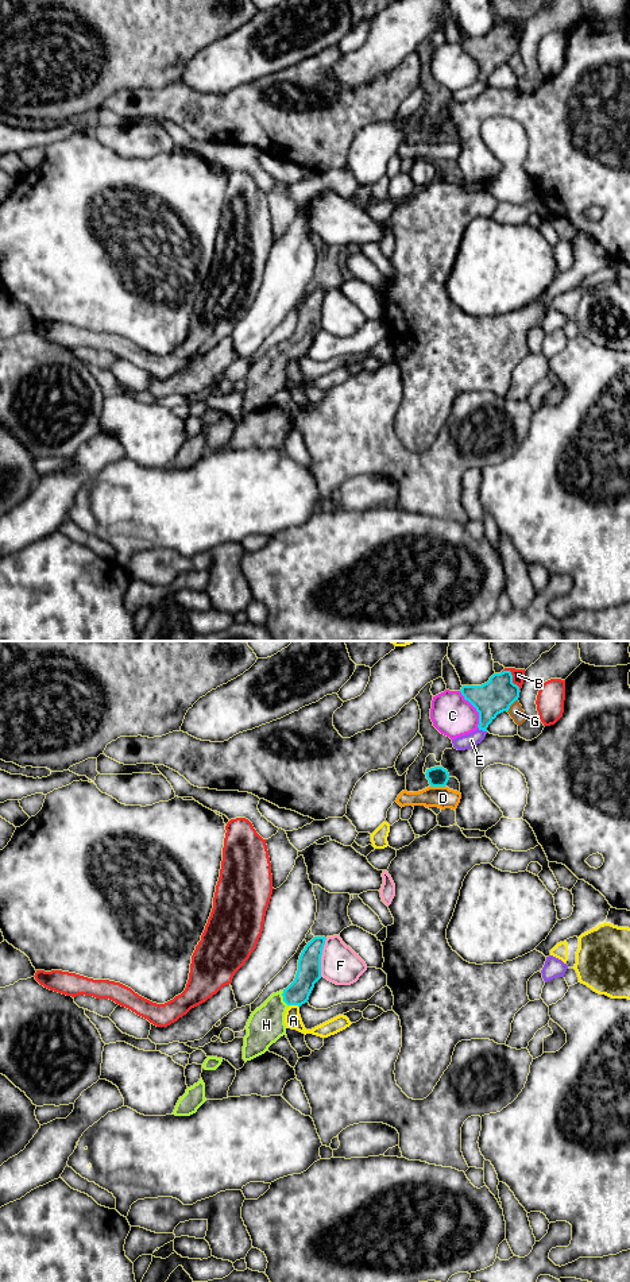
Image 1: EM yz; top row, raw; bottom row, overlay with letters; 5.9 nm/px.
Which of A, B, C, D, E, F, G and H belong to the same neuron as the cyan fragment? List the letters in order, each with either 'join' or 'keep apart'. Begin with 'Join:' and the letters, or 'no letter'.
Join: H
A: keep apart
B: keep apart
C: keep apart
D: keep apart
E: keep apart
F: keep apart
G: keep apart
H: join

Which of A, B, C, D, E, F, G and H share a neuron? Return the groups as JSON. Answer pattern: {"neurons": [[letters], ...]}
{"neurons": [["A"], ["B"], ["C"], ["D"], ["E"], ["F"], ["G"], ["H"]]}

